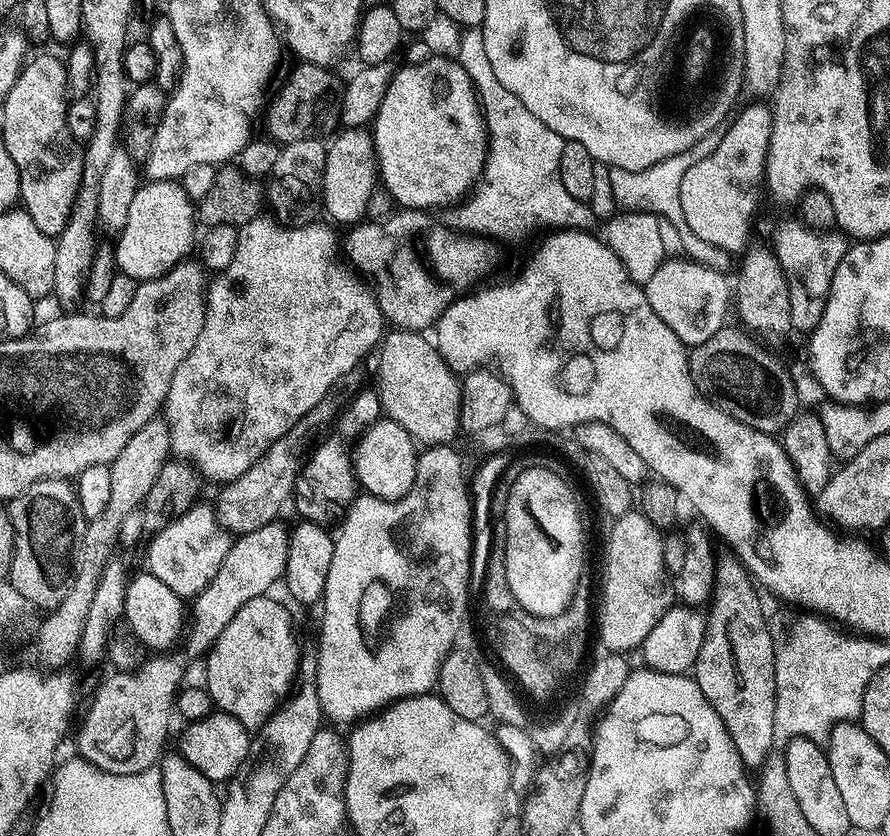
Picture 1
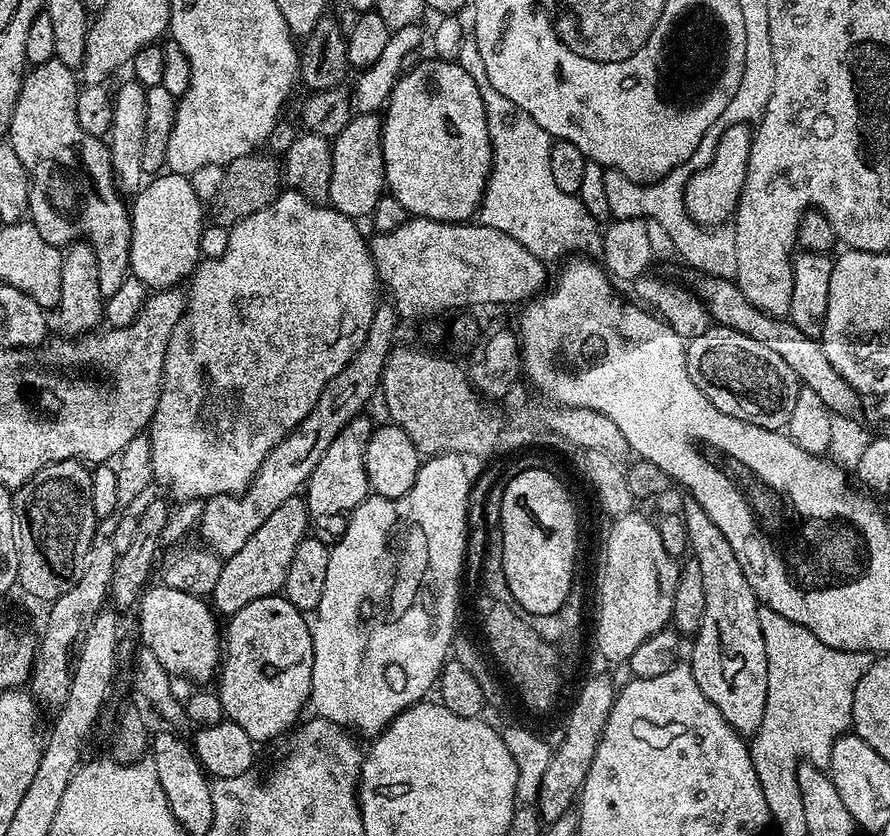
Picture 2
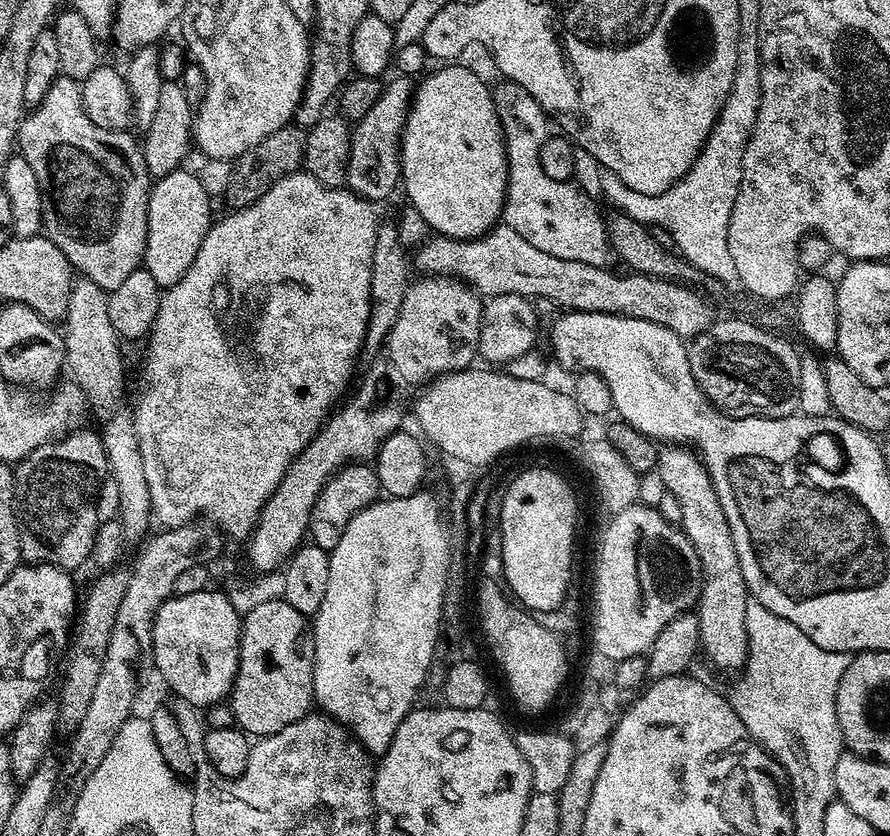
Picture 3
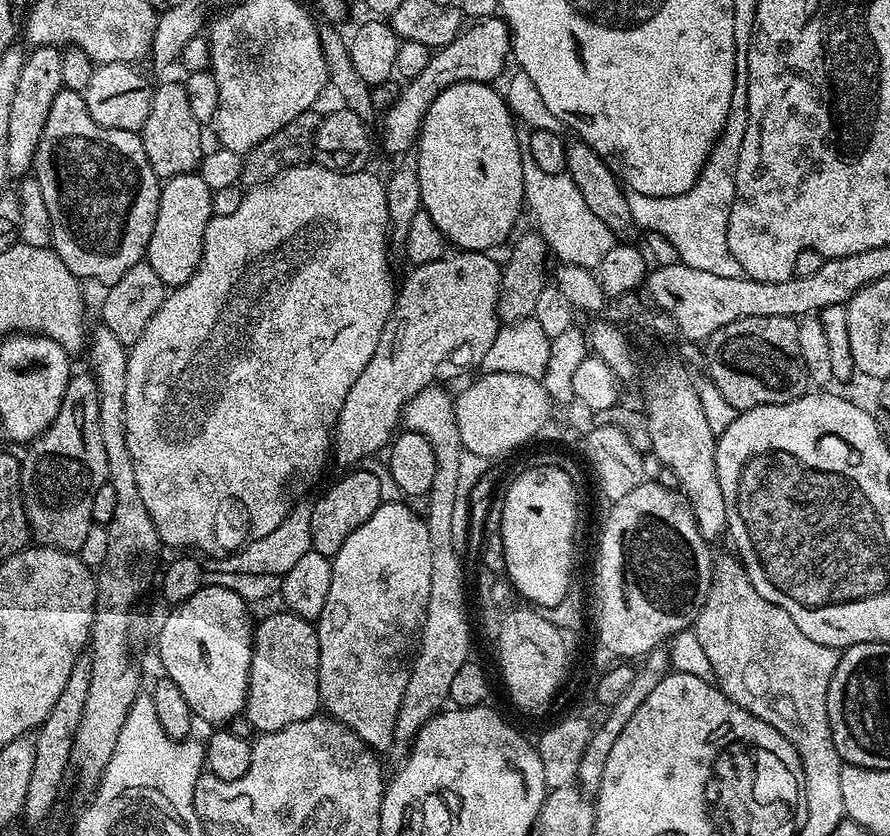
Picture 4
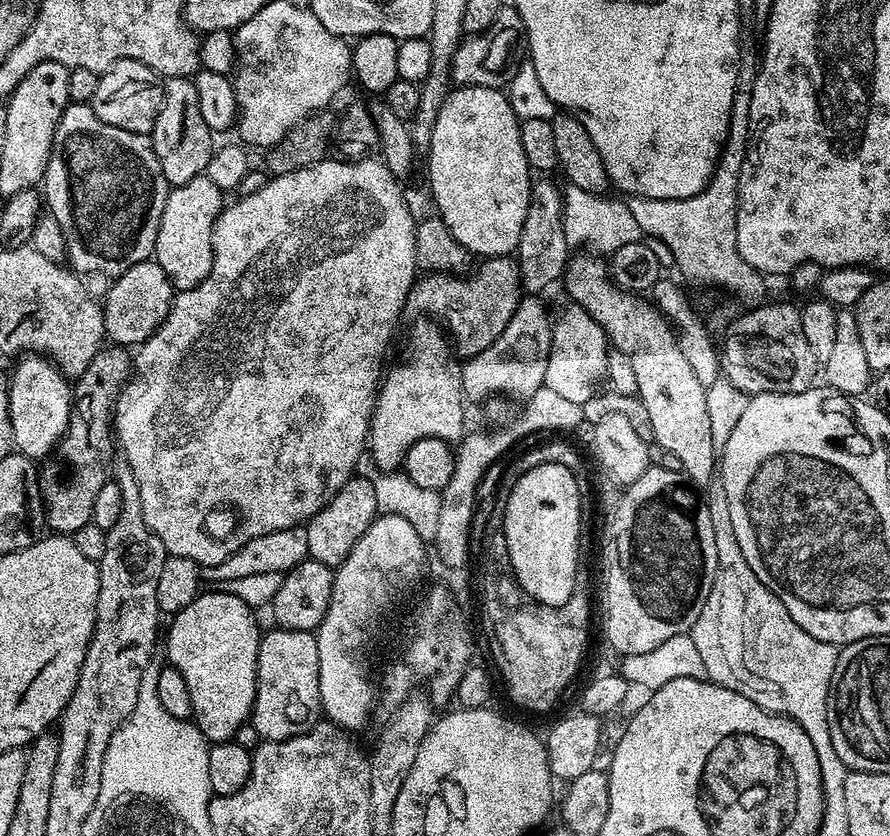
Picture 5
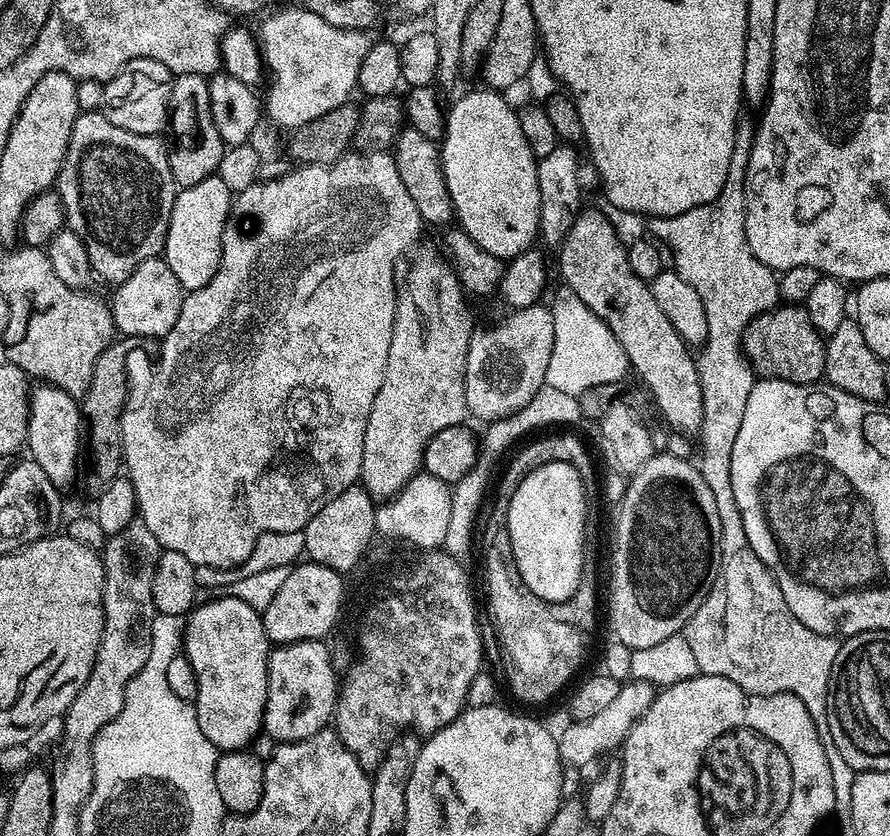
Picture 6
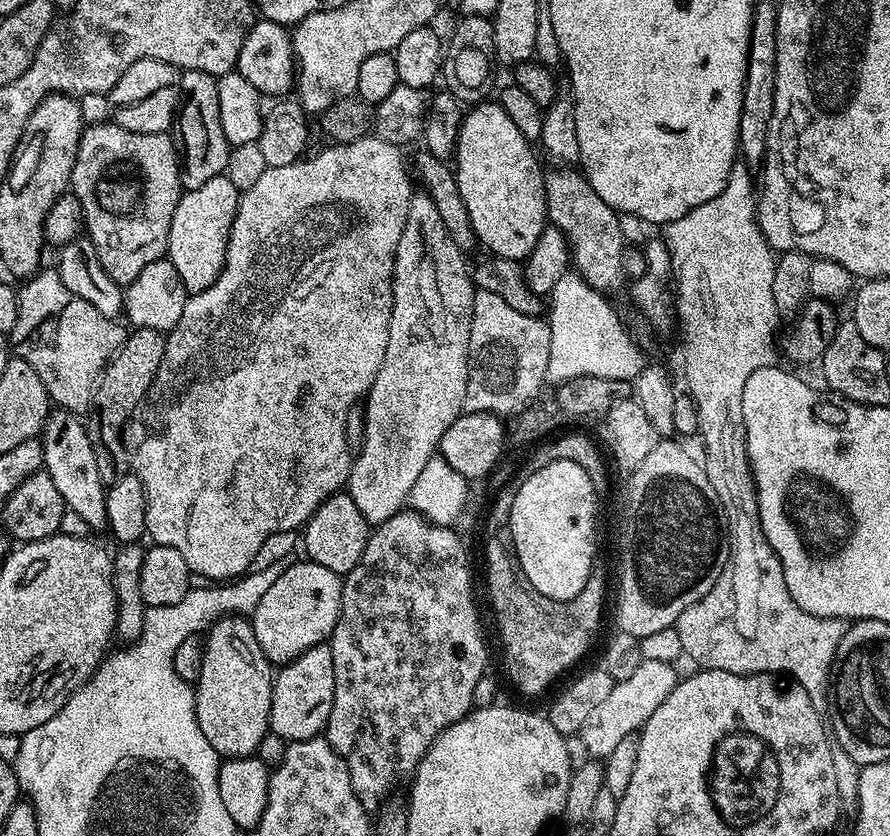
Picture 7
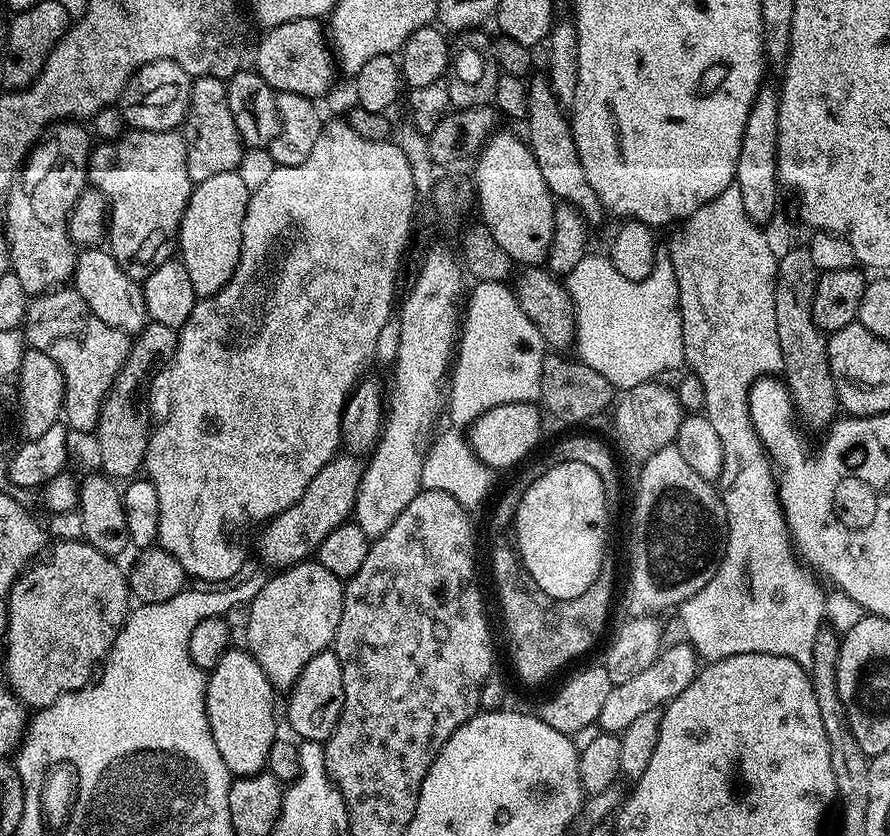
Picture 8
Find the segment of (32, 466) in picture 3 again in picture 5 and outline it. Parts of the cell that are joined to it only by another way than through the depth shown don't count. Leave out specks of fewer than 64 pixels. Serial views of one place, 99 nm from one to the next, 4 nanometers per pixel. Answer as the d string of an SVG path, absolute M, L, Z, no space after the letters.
M104 346L98 354L94 354L94 359L90 366L80 376L75 377L72 389L72 409L68 415L68 431L59 442L58 453L60 460L66 467L61 470L60 480L57 484L45 483L42 488L42 495L46 505L46 524L53 533L71 534L82 530L82 526L92 523L92 511L94 510L94 498L98 498L98 490L110 478L110 469L113 467L112 448L114 452L114 409L121 399L120 391L124 388L124 383L128 380L129 374L133 371L134 360L129 349L124 346Z

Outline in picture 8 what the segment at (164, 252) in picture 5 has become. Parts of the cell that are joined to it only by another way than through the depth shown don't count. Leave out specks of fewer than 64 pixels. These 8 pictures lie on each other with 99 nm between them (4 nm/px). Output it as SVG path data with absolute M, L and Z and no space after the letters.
M239 171L214 174L193 187L180 223L178 259L190 273L197 297L213 296L225 288L240 261L242 222L246 218L250 193Z

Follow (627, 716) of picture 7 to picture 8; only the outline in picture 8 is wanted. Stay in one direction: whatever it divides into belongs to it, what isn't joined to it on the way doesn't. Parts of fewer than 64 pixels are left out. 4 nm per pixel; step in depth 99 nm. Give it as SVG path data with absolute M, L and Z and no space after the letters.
M681 642L681 644L674 645L673 648L665 647L659 658L650 662L646 670L642 670L642 674L634 674L634 678L612 685L610 695L607 696L606 703L602 705L602 714L598 721L599 727L604 727L601 729L608 734L624 732L626 726L630 726L630 722L638 718L638 714L646 714L646 710L667 706L674 697L682 694L682 690L686 690L686 686L694 682L697 671L698 657L696 649L691 644Z

